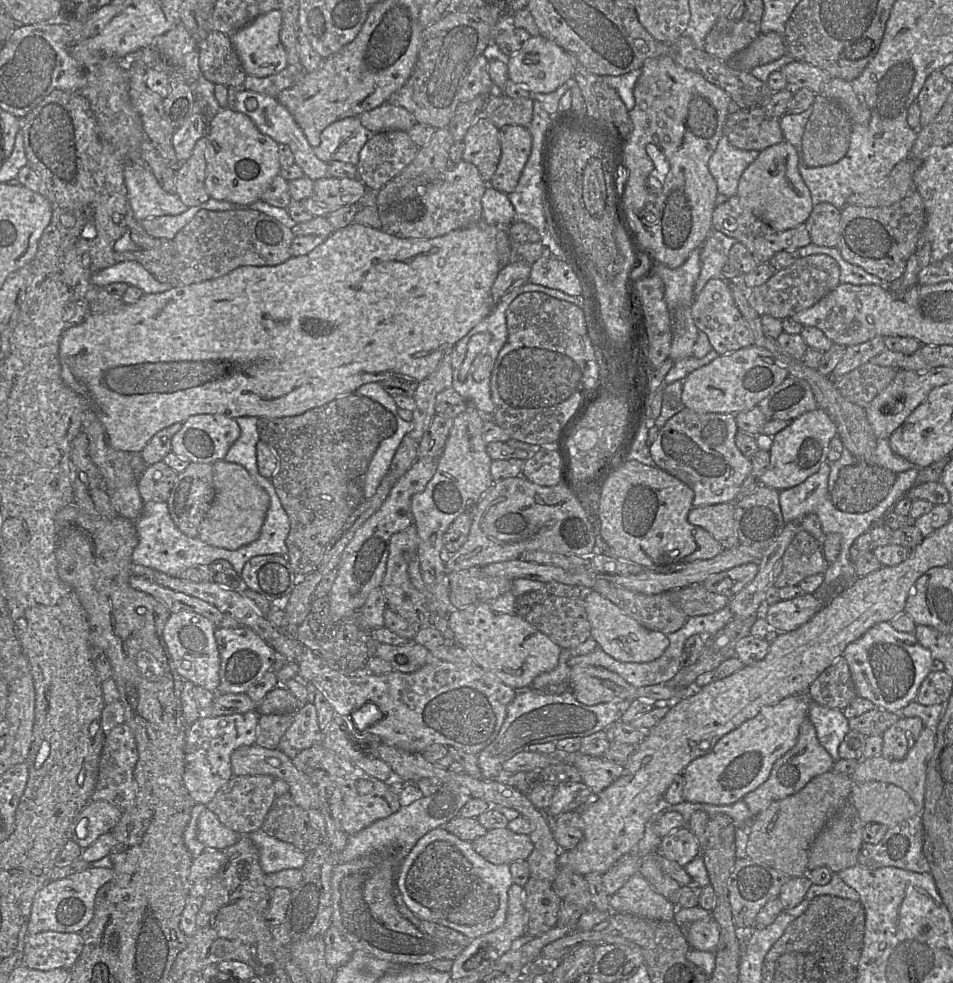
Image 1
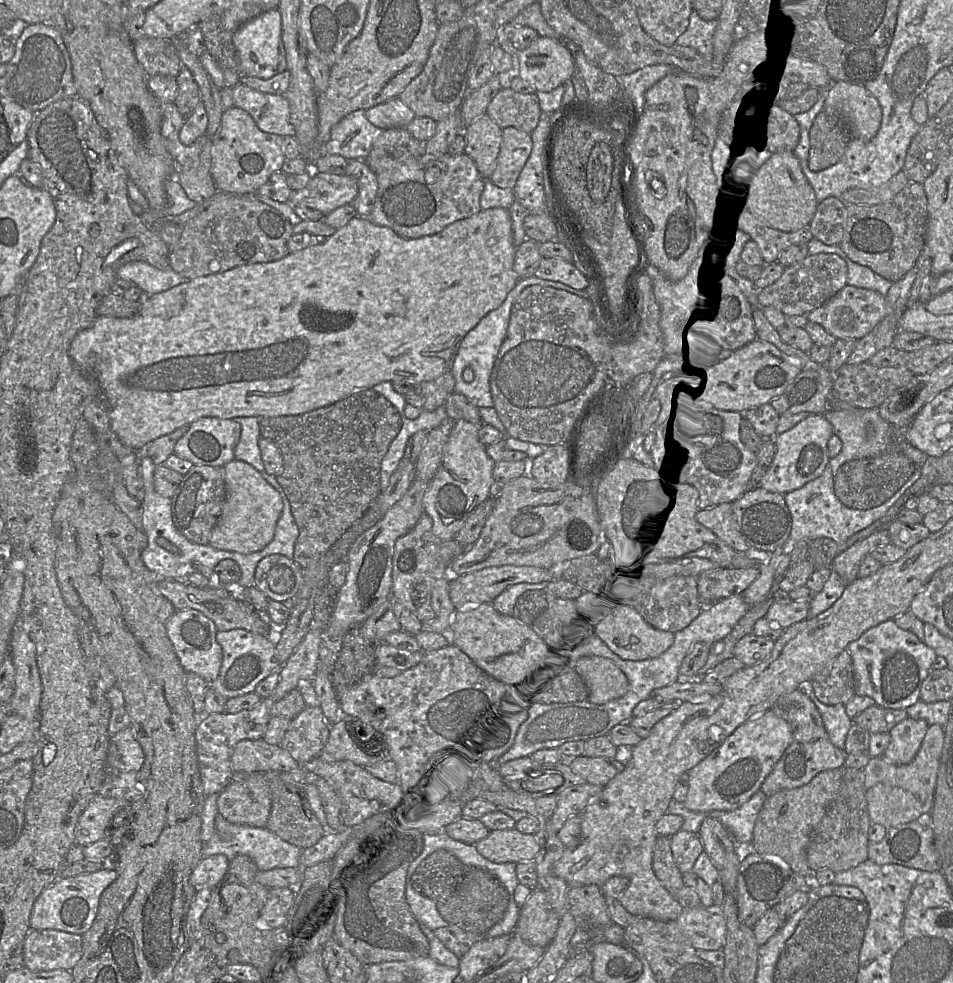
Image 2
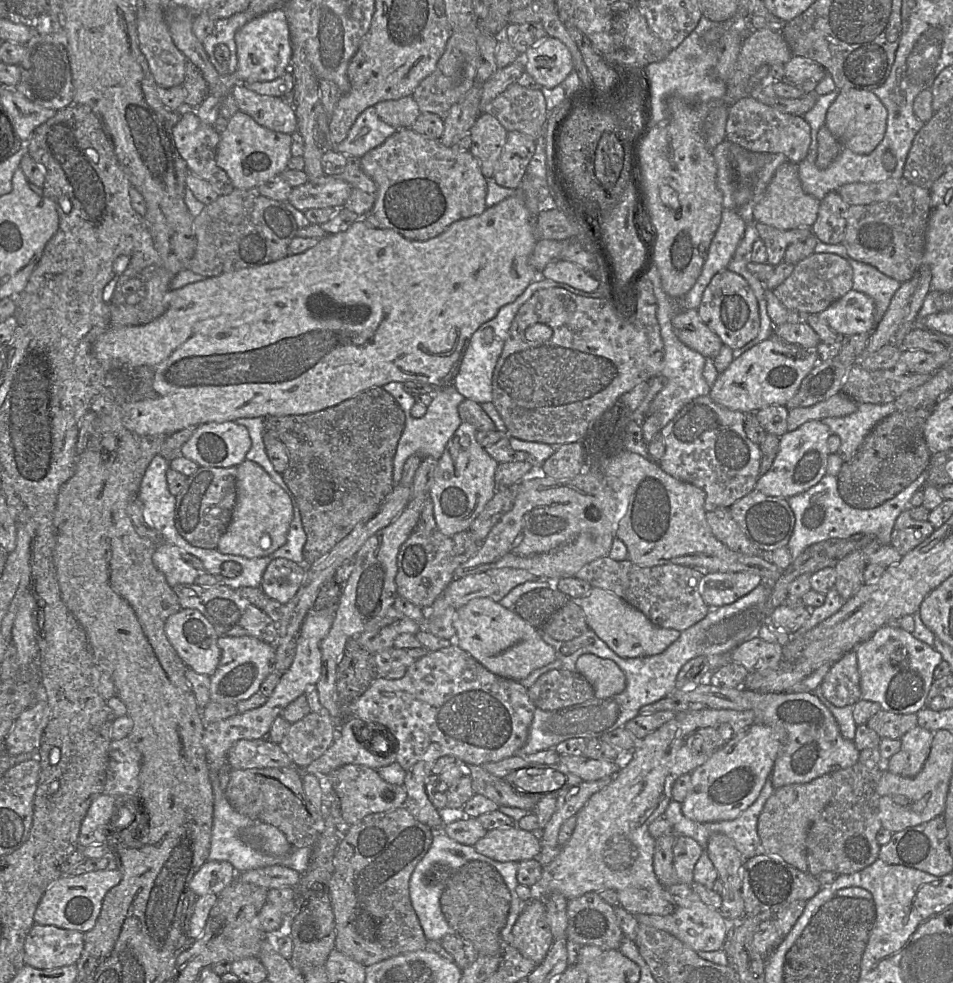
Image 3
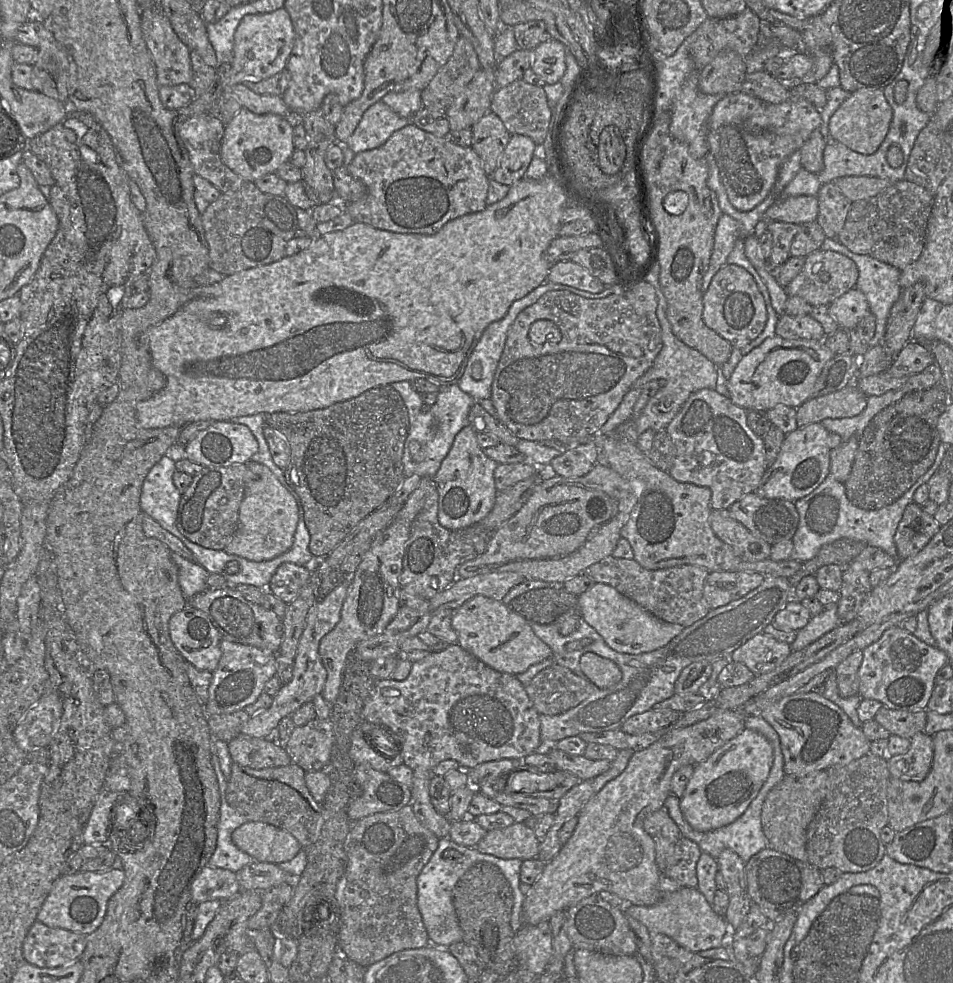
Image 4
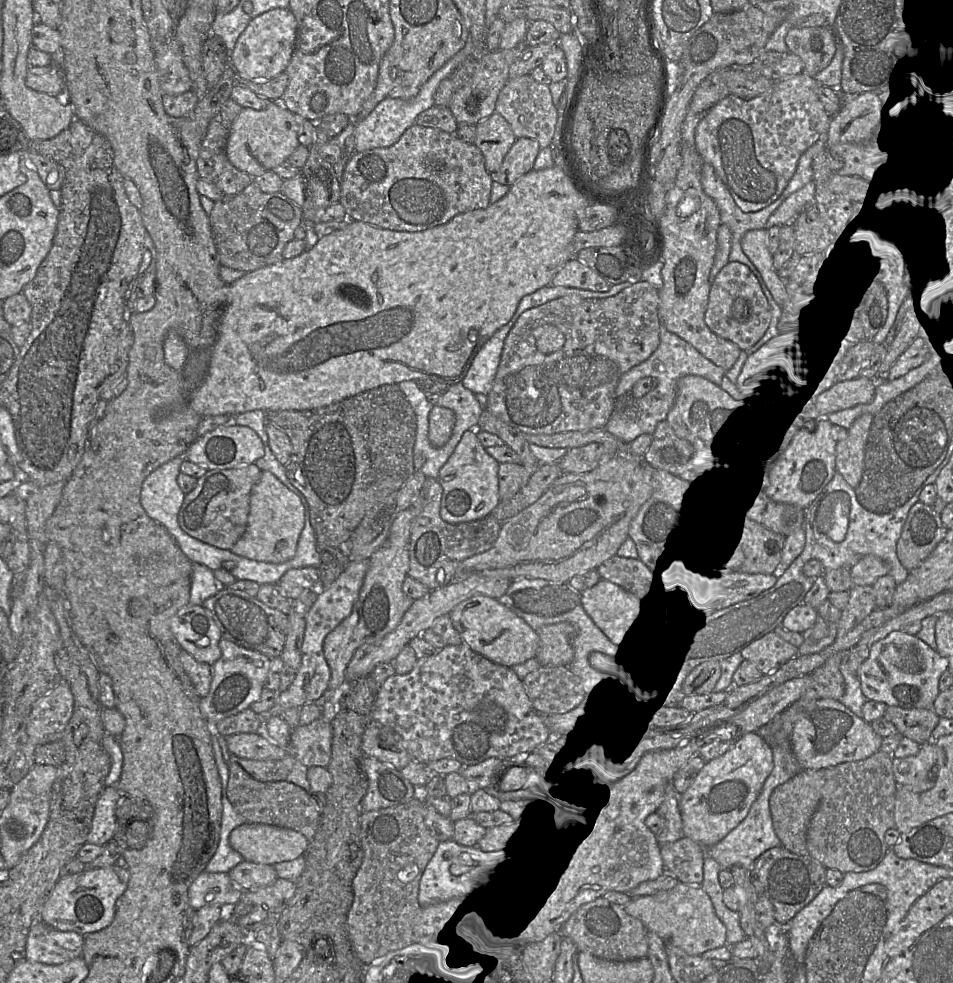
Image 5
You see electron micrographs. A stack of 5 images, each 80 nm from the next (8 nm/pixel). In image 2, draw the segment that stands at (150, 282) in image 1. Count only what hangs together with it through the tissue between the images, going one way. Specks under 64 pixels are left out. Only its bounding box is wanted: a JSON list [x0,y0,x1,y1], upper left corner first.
[116,261,189,295]

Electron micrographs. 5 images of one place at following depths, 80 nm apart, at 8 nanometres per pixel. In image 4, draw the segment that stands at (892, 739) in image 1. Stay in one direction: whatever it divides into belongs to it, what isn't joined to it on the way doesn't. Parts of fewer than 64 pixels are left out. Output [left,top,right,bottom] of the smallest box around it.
[887,732,933,782]

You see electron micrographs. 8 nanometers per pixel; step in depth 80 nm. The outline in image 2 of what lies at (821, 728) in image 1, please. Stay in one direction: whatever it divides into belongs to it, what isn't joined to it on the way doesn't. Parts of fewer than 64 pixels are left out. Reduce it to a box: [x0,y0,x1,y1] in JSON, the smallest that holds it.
[803,685,853,750]

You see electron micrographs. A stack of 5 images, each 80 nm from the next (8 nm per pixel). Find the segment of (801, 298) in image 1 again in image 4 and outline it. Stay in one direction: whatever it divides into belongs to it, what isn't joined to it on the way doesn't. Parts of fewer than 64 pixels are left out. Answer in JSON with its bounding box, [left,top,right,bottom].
[785,250,858,307]

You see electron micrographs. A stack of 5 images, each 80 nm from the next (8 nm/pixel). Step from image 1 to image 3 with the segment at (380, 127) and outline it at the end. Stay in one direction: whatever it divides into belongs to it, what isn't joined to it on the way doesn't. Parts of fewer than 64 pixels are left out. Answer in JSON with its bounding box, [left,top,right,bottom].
[374,95,421,130]

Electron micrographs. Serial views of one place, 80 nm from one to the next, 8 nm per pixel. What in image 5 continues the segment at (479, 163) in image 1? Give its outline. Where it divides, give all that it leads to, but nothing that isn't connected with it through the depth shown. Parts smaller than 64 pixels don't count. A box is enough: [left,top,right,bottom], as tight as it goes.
[474,111,516,172]

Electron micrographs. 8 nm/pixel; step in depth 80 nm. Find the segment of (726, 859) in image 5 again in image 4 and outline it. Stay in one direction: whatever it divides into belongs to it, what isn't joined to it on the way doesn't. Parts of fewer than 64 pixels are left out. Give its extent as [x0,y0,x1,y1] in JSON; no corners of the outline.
[663,716,785,863]

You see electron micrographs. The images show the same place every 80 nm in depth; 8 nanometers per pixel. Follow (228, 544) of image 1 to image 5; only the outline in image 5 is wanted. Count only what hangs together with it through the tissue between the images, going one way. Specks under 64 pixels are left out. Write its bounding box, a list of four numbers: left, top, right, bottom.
[231,471,305,563]

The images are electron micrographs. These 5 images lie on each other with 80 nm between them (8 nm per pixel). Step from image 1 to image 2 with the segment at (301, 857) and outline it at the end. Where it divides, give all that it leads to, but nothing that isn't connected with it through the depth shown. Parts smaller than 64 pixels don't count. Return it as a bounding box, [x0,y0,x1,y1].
[203,813,303,871]

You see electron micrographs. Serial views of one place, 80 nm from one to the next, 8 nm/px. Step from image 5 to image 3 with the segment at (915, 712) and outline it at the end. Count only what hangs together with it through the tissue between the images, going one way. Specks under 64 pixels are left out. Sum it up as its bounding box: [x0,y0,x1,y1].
[866,709,918,739]

